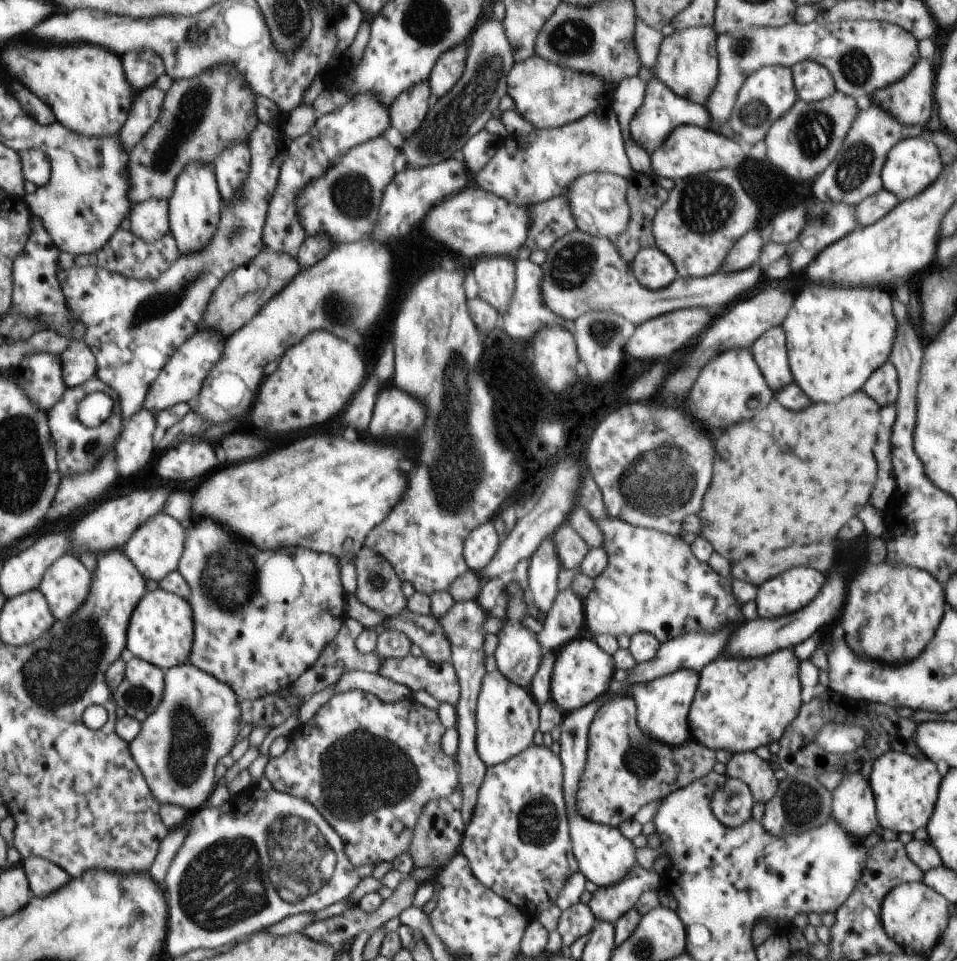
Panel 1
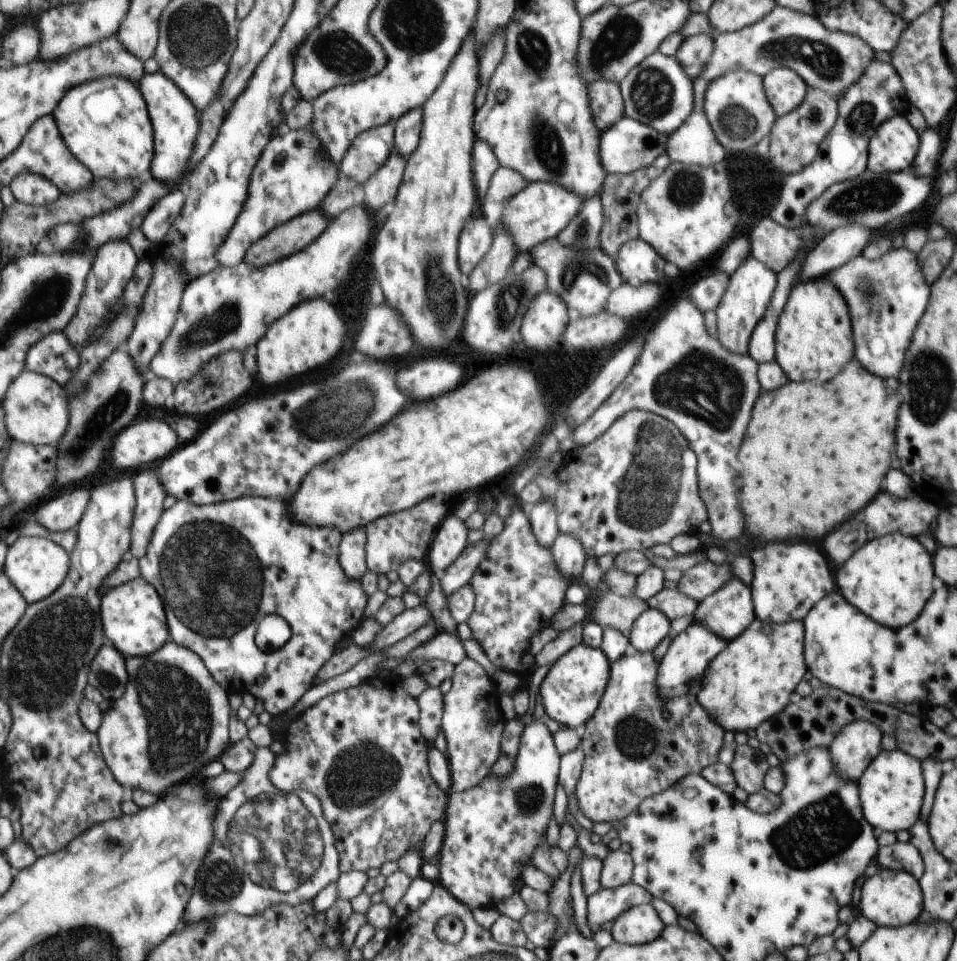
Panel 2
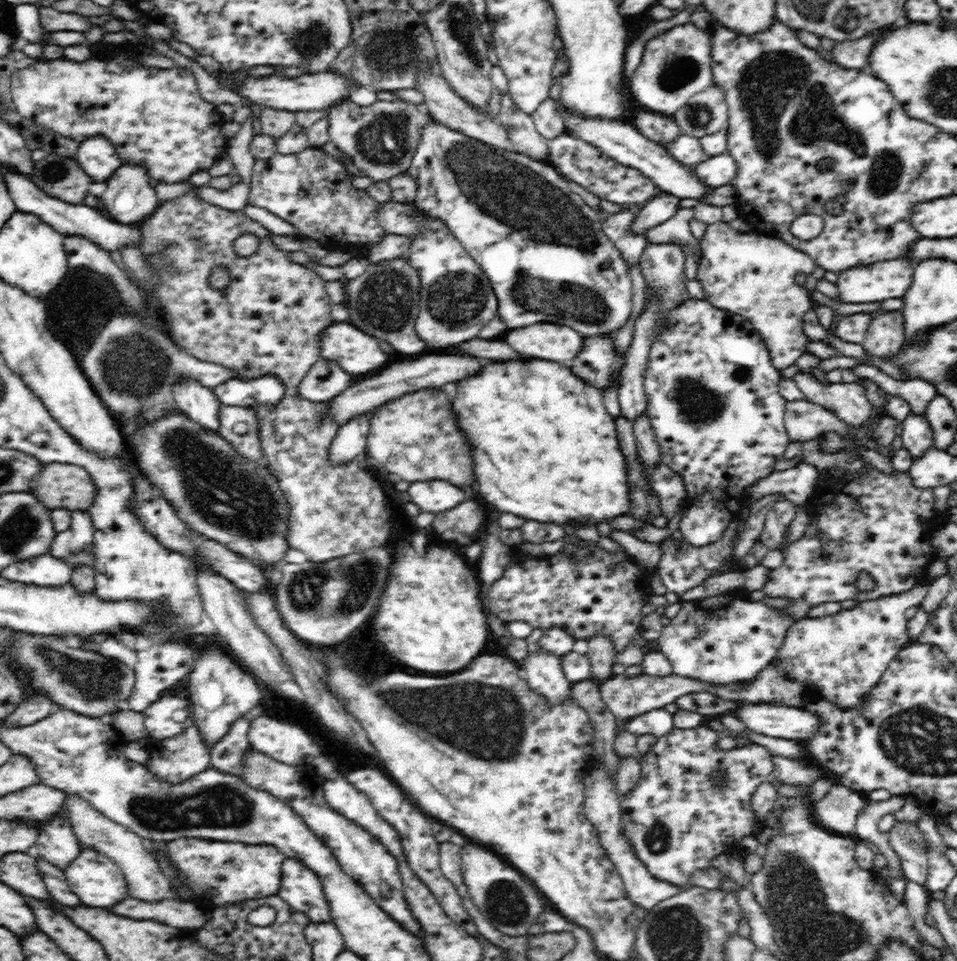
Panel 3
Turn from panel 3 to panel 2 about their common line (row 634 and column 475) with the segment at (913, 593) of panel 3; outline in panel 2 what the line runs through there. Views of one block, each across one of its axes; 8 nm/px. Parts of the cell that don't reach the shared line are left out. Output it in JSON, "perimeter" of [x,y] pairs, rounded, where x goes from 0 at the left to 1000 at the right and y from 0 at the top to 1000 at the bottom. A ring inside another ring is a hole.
{"perimeter":[[[565,750],[549,754],[538,787],[538,796],[528,810],[510,807],[506,814],[483,824],[471,825],[465,841],[465,869],[459,884],[459,920],[485,940],[495,945],[518,945],[540,927],[539,918],[545,914],[545,905],[556,900],[559,884],[571,874],[573,855],[578,850],[578,837],[584,816],[586,787],[578,771],[578,764]]]}

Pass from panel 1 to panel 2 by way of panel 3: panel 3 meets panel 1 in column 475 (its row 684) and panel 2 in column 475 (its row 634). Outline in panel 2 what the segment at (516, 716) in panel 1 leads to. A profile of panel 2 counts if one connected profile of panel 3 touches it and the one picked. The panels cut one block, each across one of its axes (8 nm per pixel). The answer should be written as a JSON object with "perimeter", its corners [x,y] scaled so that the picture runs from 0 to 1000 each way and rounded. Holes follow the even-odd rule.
{"perimeter":[[[485,684],[471,703],[470,718],[463,721],[461,759],[467,770],[466,786],[472,804],[471,824],[492,821],[512,807],[513,799],[522,787],[524,770],[529,749],[516,726],[518,714],[508,697],[497,687]]]}

